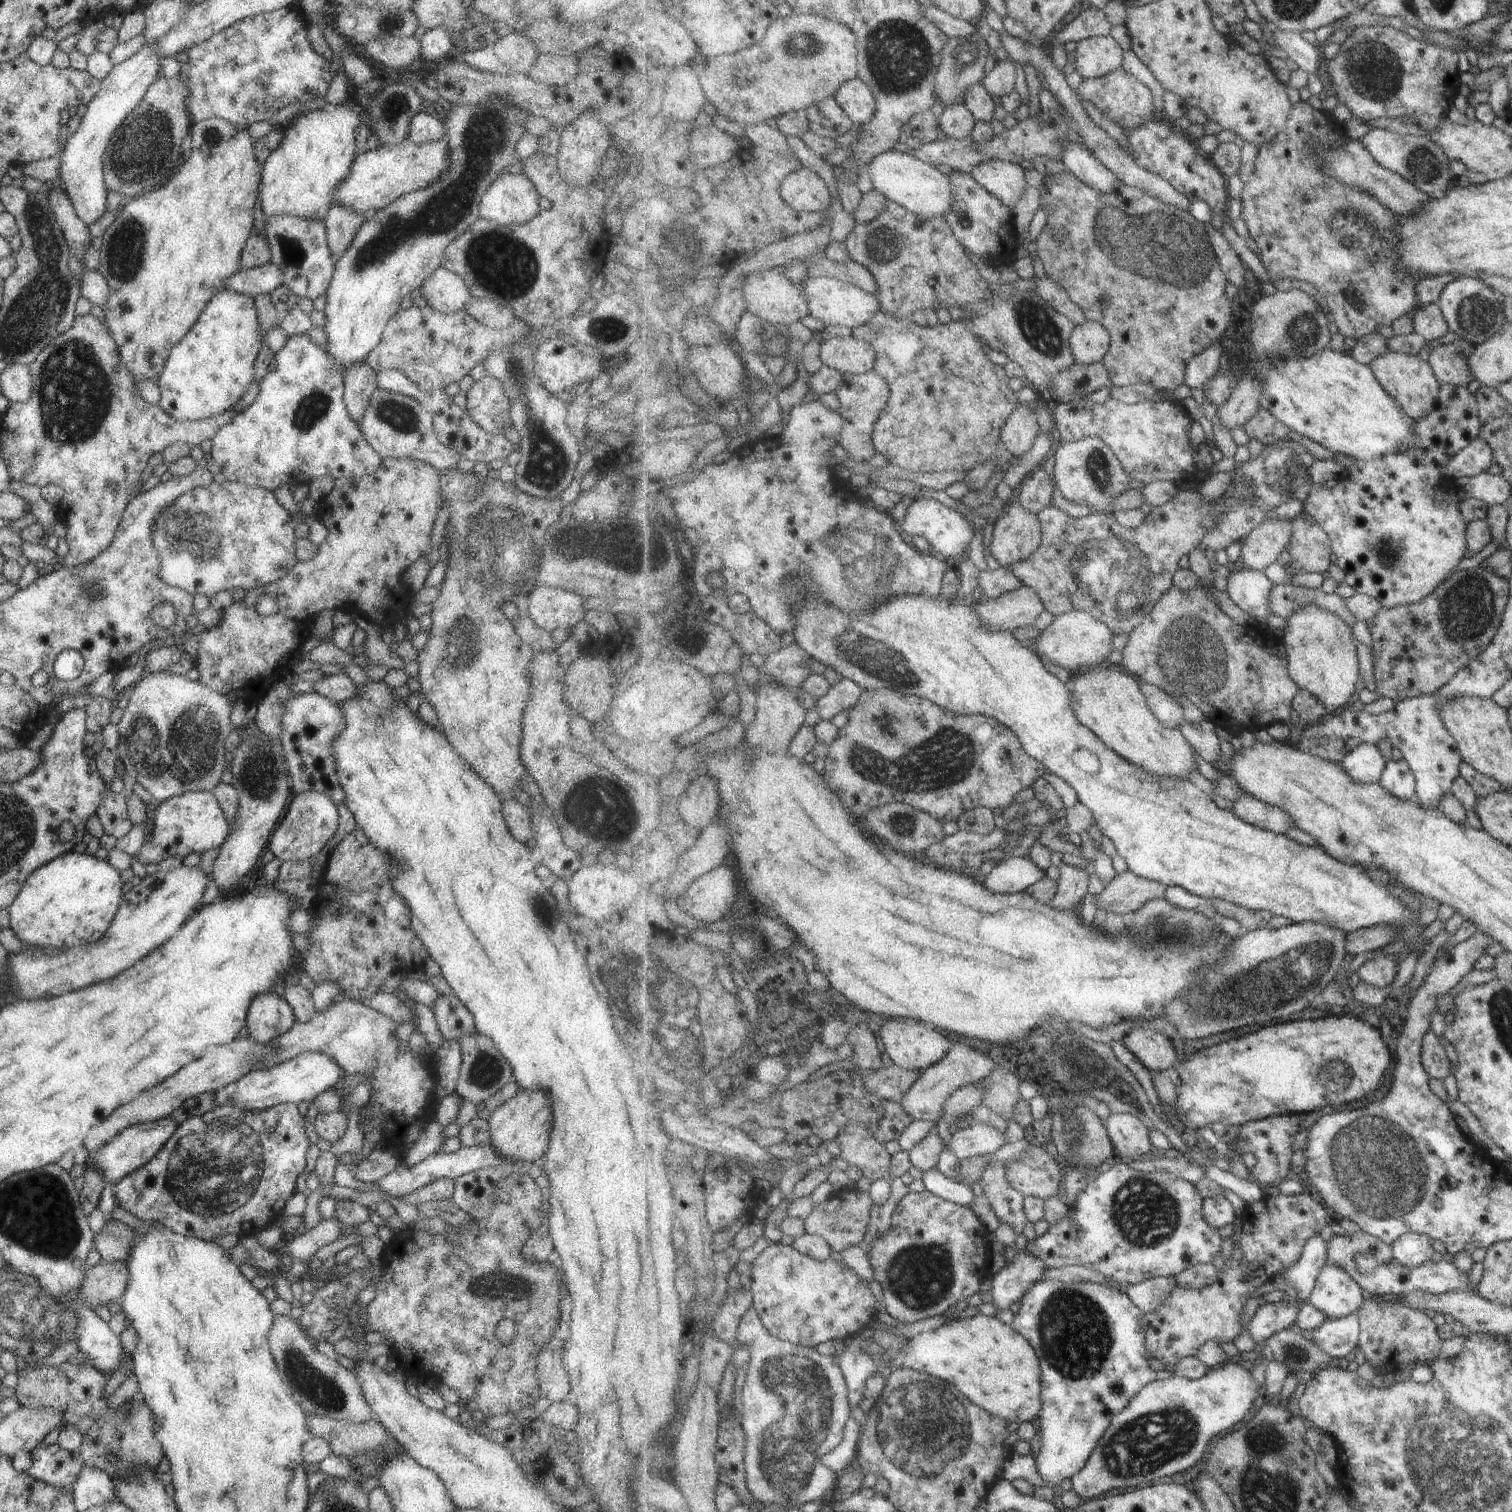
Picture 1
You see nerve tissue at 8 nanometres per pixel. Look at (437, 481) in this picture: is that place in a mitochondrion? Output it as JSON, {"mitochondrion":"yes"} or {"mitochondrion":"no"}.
{"mitochondrion":"no"}

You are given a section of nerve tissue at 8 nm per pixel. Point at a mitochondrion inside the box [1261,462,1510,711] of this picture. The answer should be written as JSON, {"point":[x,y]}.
{"point":[1468,606]}

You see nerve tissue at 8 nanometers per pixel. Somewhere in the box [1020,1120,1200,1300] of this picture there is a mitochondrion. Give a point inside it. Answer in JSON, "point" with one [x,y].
{"point":[1144,1213]}

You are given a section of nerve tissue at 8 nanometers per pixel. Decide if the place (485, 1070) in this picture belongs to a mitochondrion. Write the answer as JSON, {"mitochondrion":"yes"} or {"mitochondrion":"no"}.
{"mitochondrion":"yes"}

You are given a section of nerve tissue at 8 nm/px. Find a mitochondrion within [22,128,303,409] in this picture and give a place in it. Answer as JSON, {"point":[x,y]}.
{"point":[125,253]}

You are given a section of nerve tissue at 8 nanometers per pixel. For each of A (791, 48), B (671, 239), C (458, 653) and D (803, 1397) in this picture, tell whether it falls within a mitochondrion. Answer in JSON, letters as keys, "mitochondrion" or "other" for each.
{"A":"mitochondrion","B":"mitochondrion","C":"mitochondrion","D":"mitochondrion"}

